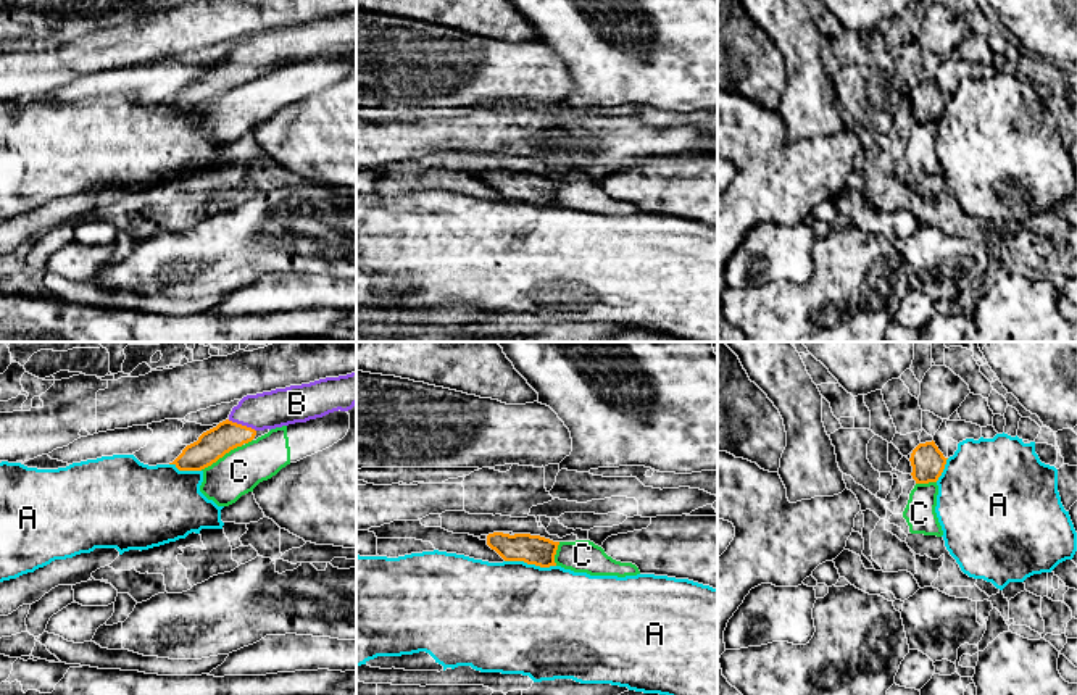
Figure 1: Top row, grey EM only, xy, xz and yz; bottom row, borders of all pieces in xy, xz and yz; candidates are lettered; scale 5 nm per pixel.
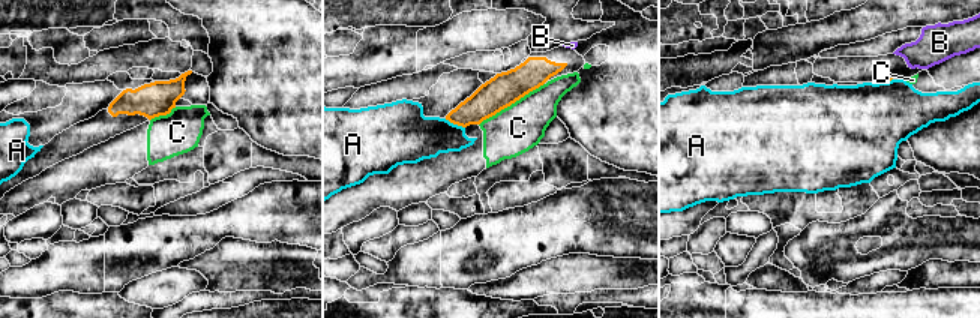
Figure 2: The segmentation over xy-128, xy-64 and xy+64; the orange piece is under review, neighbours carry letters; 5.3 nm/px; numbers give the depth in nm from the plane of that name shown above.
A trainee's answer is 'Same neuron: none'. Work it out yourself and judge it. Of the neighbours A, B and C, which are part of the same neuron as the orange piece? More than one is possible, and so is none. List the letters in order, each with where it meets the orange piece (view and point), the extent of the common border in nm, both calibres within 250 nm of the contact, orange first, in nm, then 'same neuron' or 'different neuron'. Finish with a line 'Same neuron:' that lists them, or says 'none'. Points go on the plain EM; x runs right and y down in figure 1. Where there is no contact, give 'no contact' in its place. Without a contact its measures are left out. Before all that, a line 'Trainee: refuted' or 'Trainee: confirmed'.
Trainee: refuted
A: meets orange in xz at (531, 202); contact 260 nm long; 150 nm thick on the orange side, 480 nm on the other; different neuron
B: meets orange in xy at (241, 63); contact 160 nm long; 150 nm thick on the orange side, 190 nm on the other; same neuron
C: meets orange in xy at (221, 95); contact 260 nm long; 150 nm thick on the orange side, 220 nm on the other; different neuron
Same neuron: B

